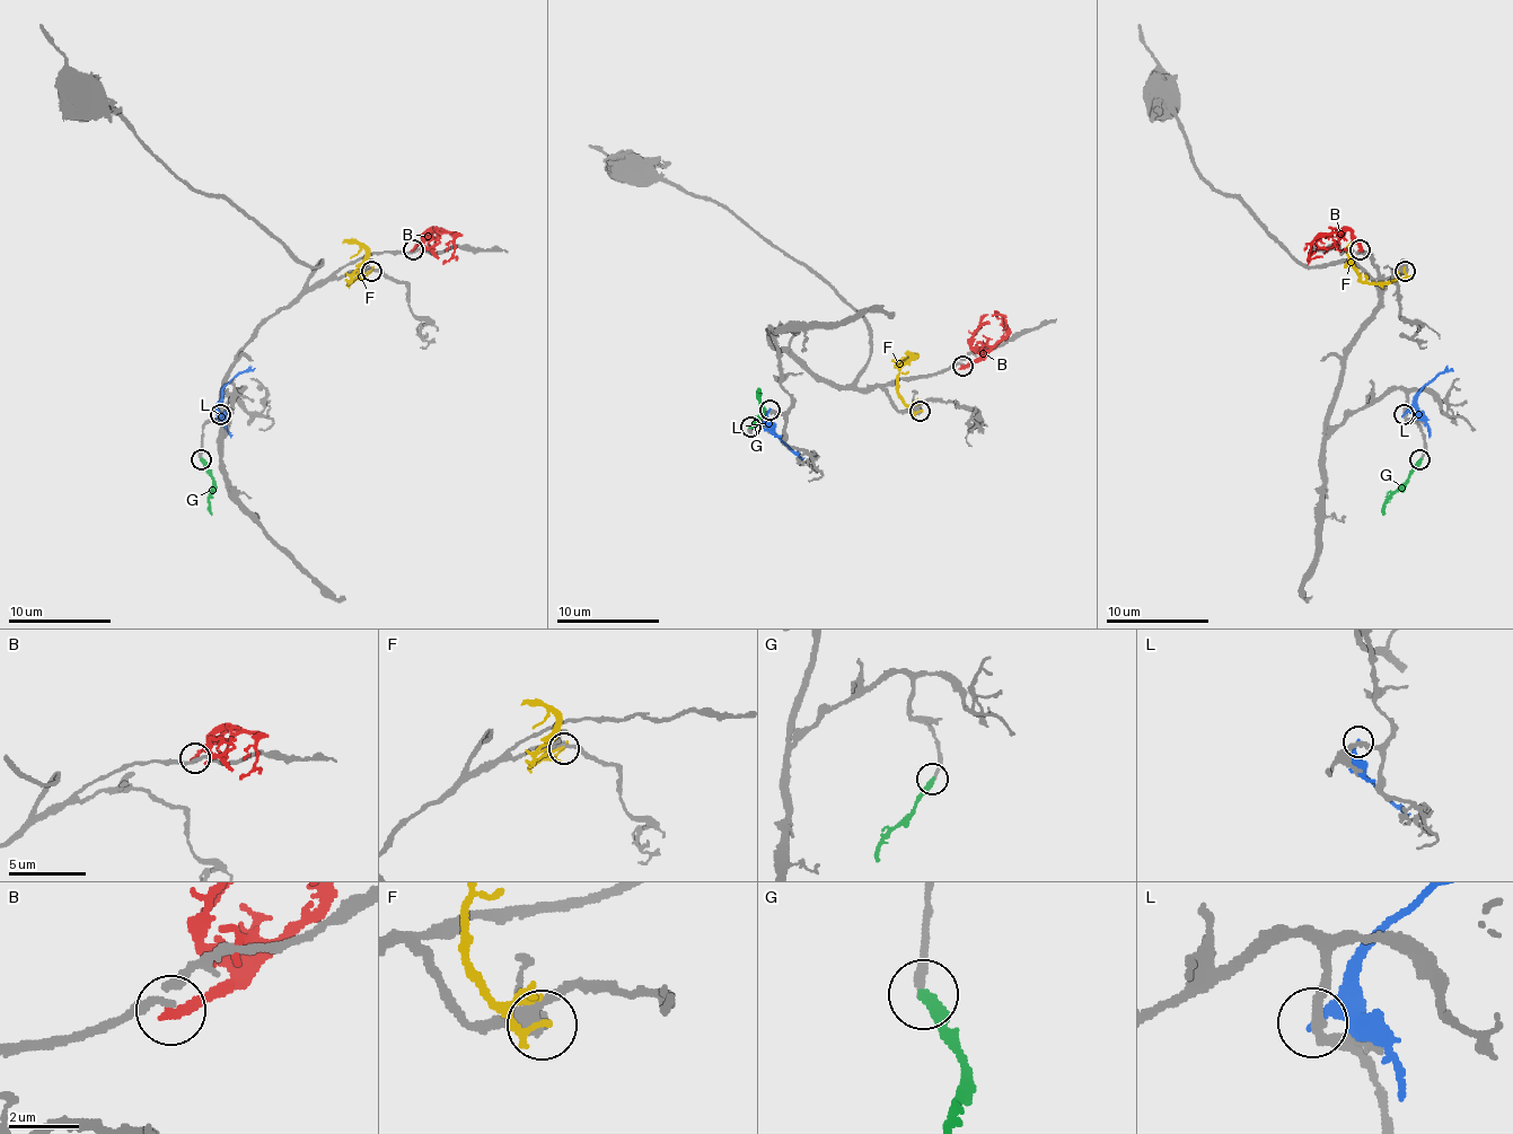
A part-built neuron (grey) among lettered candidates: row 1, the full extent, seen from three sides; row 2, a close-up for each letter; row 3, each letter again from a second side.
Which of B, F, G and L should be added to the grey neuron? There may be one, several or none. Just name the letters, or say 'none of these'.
G

